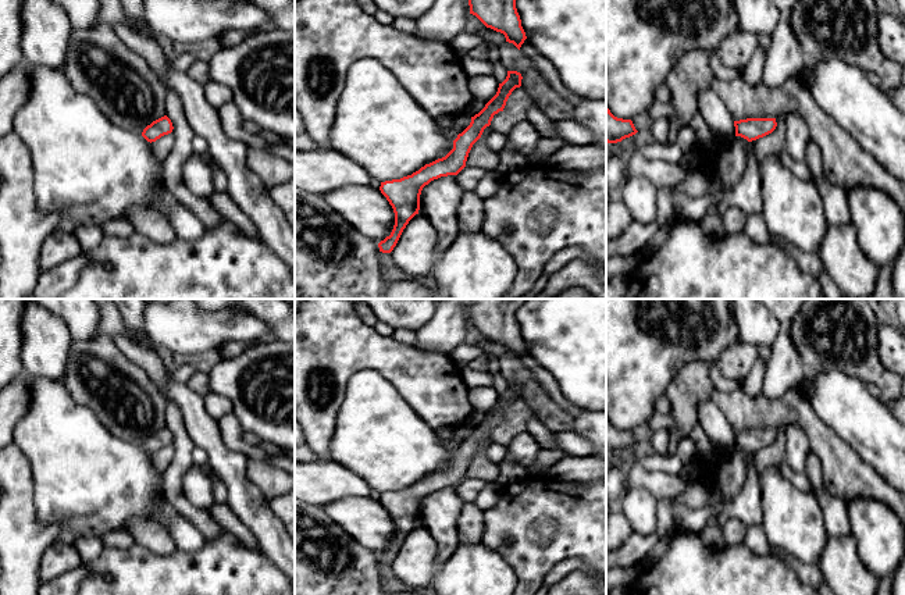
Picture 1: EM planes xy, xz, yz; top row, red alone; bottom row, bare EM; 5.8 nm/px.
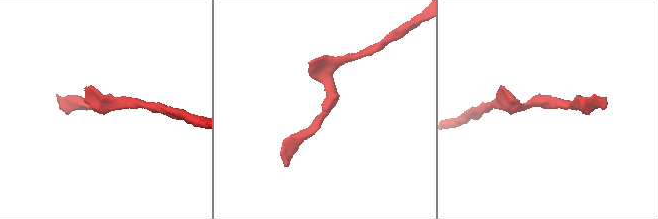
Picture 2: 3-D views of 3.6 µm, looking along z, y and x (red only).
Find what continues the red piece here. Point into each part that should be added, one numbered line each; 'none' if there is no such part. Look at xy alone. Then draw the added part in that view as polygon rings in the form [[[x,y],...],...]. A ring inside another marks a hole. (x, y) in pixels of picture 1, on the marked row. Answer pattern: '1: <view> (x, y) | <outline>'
none

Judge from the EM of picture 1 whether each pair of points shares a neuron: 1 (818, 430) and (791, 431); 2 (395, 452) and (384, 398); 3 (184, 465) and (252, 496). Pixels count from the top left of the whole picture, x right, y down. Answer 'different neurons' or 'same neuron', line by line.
1: different neurons
2: same neuron
3: different neurons

